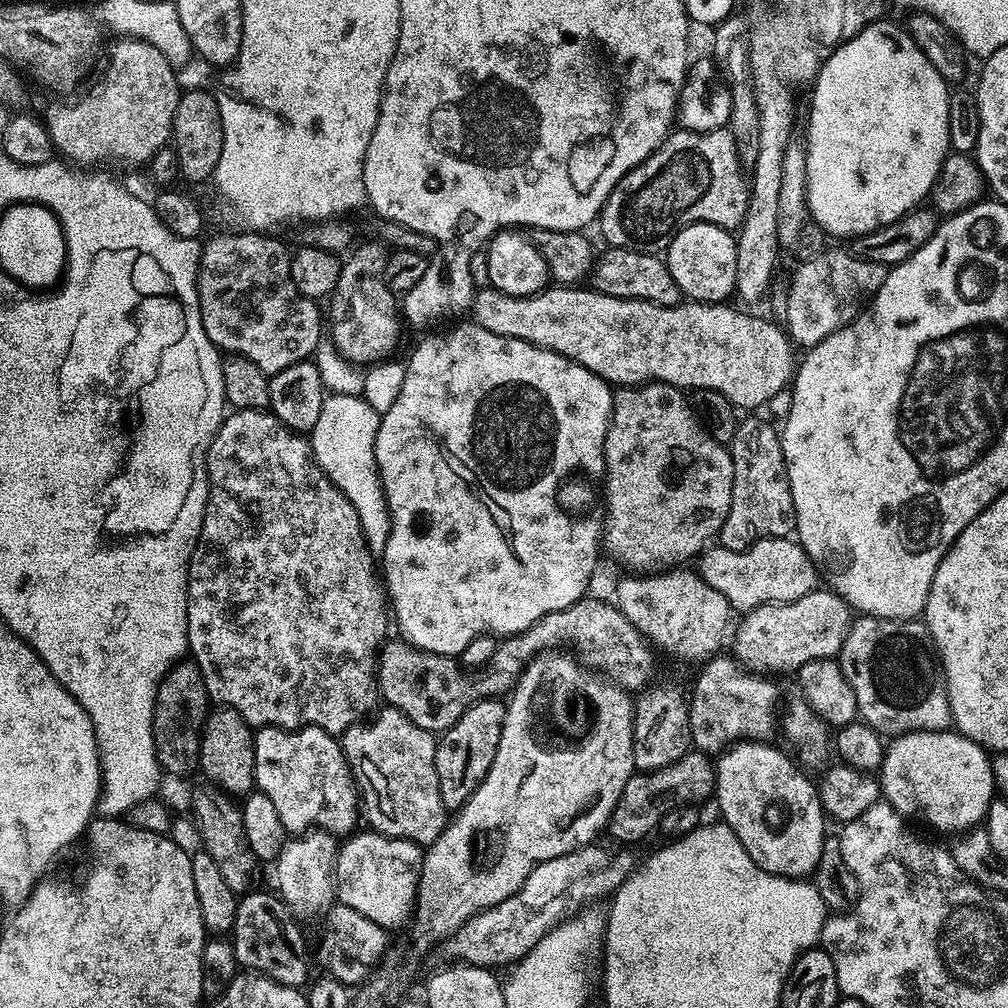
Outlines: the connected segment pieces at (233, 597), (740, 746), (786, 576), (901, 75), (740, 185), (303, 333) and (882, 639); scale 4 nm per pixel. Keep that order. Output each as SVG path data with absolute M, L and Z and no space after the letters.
M241 408L229 411L210 442L206 463L208 505L196 549L188 563L188 652L202 670L209 697L217 705L238 710L244 721L256 730L266 726L286 729L314 726L329 733L343 734L351 724L361 723L377 707L376 661L378 649L389 635L388 620L390 624L386 592L381 581L380 584L376 581L378 572L372 569L374 556L364 542L354 506L324 475L312 454L311 443L303 435L291 432L268 410Z
M736 742L715 757L714 769L716 771L714 801L716 800L721 814L724 815L721 816L723 823L728 824L730 830L734 830L746 854L754 858L759 868L775 876L811 877L822 855L826 837L824 830L826 817L824 807L820 804L817 785L811 784L803 776L805 773L797 767L793 757L787 751L779 752L778 749L771 748L768 742Z
M792 538L760 540L744 552L708 546L700 553L698 563L700 577L714 586L722 598L726 598L729 609L736 611L737 608L740 614L750 613L763 604L794 602L818 588L816 563L805 554L804 547Z
M881 18L874 24L867 24L854 38L845 40L839 47L833 47L827 53L816 73L812 88L812 109L808 112L808 140L806 139L807 174L808 174L808 214L820 228L825 228L832 236L861 236L872 232L881 224L889 224L906 213L913 211L921 203L920 200L931 193L934 182L940 173L940 167L946 157L950 155L950 122L948 121L948 97L950 84L934 70L930 58L910 38L907 27L896 24L887 24L887 19Z
M727 128L713 132L676 130L612 186L612 193L605 198L604 207L599 209L598 225L611 247L660 254L668 249L681 230L691 224L716 224L729 230L739 229L744 222L749 195L750 184L740 163L734 138Z
M244 230L241 233L241 236L216 236L209 244L205 243L203 245L200 254L200 274L198 277L202 326L206 330L206 334L210 338L212 345L221 353L244 356L250 362L254 362L254 366L258 366L263 372L275 374L286 370L286 366L294 366L300 360L309 359L315 353L319 340L322 337L322 331L320 331L321 305L317 301L310 299L309 296L303 296L298 290L298 286L294 286L292 275L290 274L290 266L292 265L292 252L290 248L287 248L282 241L275 240L275 235L272 234L253 232L251 230Z
M861 615L859 619L853 623L850 634L842 646L838 659L840 661L840 669L846 674L846 678L850 682L850 686L854 690L856 710L859 719L878 732L881 737L895 738L907 732L918 731L941 732L944 729L951 729L953 727L952 711L948 708L948 686L944 682L944 669L937 656L936 643L932 640L930 630L928 629L927 624L924 623L923 619L913 618L911 620L884 620L880 616Z

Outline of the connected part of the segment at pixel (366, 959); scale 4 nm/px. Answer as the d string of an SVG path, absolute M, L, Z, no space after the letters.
M335 903L324 914L326 922L314 956L327 975L349 986L358 986L365 981L367 974L381 963L381 956L386 948L387 931L370 921L356 910L345 904Z

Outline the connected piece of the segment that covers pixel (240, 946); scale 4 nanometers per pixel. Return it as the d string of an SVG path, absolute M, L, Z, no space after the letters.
M249 890L237 899L236 917L234 926L230 933L230 939L234 946L237 965L241 969L259 972L262 976L269 976L271 980L278 981L279 984L285 984L291 988L300 988L307 985L310 980L308 976L308 956L310 960L310 948L304 941L304 936L300 933L300 928L296 925L293 909L280 899L279 895L268 892L256 892Z

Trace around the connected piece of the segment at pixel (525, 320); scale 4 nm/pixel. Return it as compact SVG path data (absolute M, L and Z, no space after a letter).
M484 286L475 293L470 312L476 315L473 316L475 323L490 330L490 334L518 338L527 344L562 354L608 381L609 385L639 386L655 382L673 384L681 390L709 388L721 392L732 403L733 409L760 410L779 391L793 383L798 356L792 353L793 341L779 323L771 324L760 316L751 316L748 312L739 312L728 306L724 302L681 302L672 308L663 308L661 304L645 300L623 300L595 290L587 292L584 286L548 286L534 296L511 296L494 287Z

